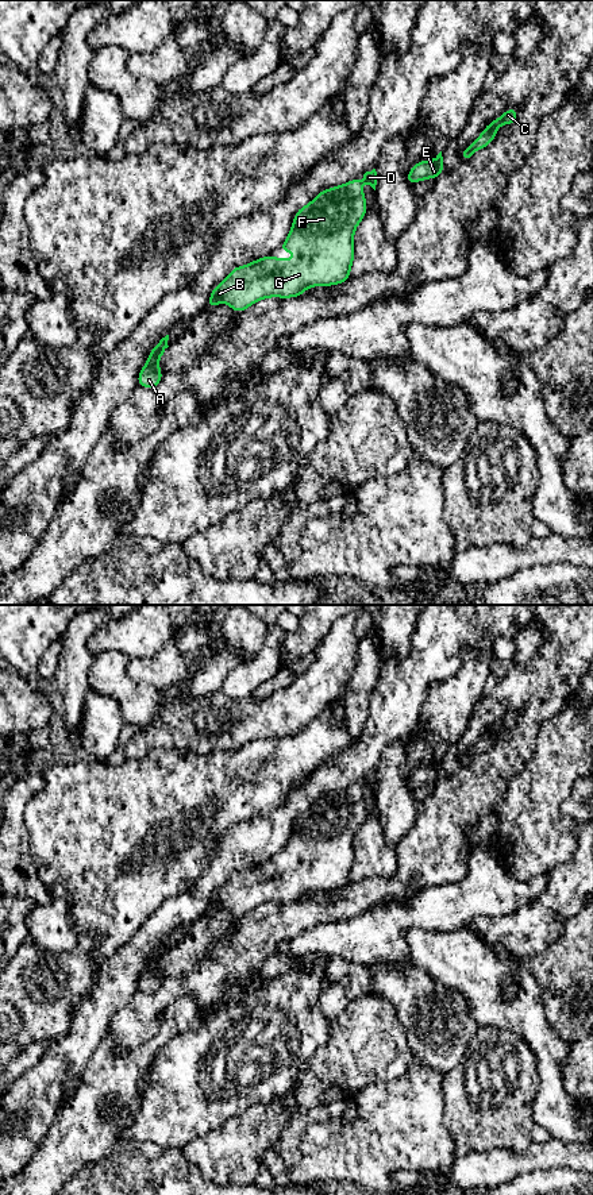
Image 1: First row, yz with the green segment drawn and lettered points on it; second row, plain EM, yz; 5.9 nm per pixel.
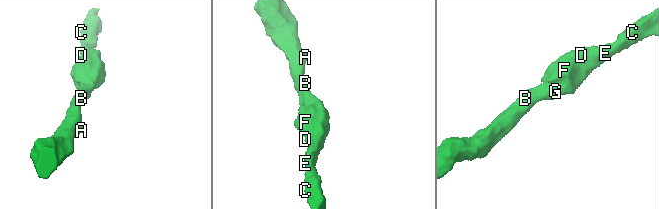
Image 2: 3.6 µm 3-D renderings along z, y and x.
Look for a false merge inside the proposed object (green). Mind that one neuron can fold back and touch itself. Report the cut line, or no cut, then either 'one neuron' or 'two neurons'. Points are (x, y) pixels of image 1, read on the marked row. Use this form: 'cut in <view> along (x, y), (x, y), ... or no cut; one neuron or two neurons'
no cut; one neuron

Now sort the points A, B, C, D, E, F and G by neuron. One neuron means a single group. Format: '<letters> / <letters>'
A B C D E F G

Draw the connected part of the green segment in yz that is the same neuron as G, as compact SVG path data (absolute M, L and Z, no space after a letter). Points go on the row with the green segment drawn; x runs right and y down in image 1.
M376 169L366 171L361 181L353 178L347 184L319 192L308 205L296 212L292 230L278 247L280 251L296 251L297 258L277 259L270 254L234 267L227 278L213 288L207 301L208 308L213 309L219 302L226 302L234 312L242 313L262 298L292 298L303 296L312 286L346 282L354 261L354 232L367 211L365 192L359 189L366 181L376 190Z

